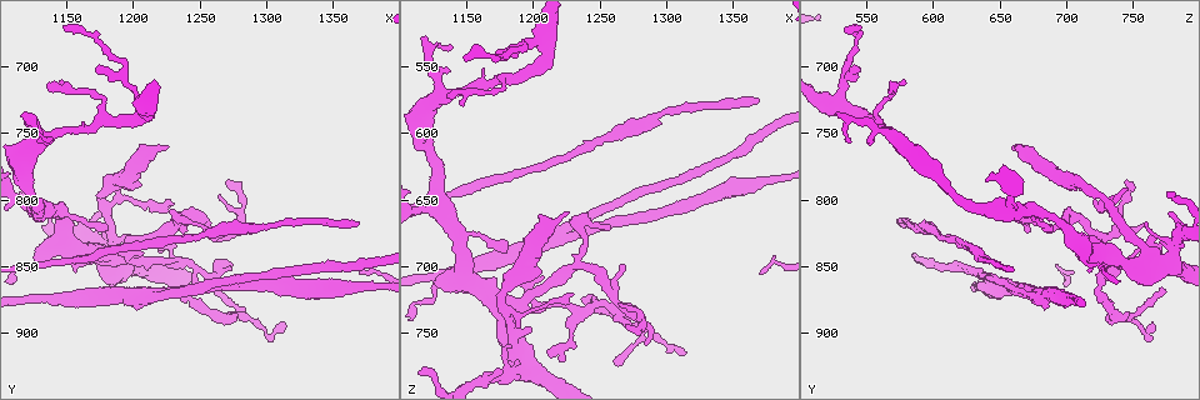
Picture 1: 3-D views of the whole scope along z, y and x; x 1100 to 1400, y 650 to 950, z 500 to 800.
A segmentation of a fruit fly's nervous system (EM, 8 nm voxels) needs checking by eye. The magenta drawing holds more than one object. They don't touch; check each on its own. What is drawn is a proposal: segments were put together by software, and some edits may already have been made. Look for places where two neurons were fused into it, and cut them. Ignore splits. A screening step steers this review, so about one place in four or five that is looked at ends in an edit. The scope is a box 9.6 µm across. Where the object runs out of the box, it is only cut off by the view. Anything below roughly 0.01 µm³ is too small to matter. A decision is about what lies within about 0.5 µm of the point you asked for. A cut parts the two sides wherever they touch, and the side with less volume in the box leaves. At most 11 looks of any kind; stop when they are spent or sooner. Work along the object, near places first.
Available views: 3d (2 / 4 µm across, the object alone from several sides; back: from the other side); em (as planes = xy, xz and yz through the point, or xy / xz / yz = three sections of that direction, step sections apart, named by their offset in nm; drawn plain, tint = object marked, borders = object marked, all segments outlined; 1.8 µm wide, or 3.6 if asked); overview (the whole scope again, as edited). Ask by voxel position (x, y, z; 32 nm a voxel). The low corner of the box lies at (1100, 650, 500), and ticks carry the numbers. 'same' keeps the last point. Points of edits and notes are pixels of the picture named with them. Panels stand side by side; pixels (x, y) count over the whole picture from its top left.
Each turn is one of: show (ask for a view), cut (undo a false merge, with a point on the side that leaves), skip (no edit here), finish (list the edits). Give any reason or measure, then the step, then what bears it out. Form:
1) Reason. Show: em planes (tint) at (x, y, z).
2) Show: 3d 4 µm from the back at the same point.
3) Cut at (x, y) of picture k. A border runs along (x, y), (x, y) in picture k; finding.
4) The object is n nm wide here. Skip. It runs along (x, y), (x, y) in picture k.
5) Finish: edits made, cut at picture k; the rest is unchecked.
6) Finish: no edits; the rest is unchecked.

Calibre changes. Show: 3d 2 µm at (1150, 832, 708).

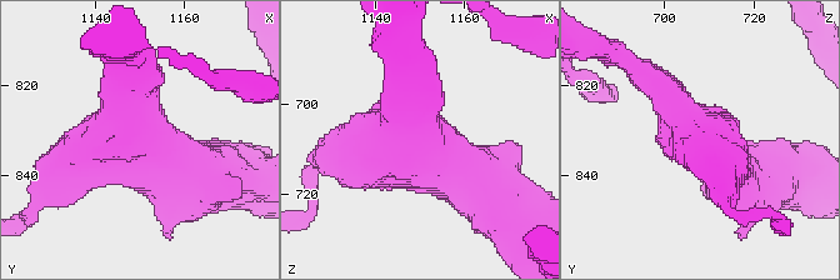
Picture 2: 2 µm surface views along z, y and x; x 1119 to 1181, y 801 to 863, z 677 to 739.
3 arms meet here; the arms are 220, 260, 400 nm wide. Show: em yz step 4 (tint) at (1150, 832, 709).

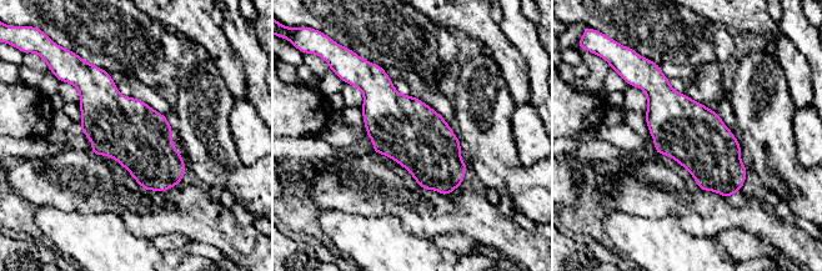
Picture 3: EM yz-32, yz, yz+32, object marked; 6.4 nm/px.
Show: em planes (tint) at the same point.

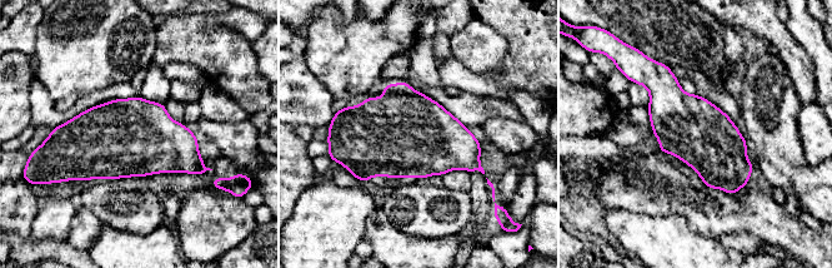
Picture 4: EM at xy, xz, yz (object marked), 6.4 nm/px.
Skip. One neuron here.

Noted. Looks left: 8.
Two arms in line, one across. Show: em yz step 8 (tint) at (1284, 886, 746).

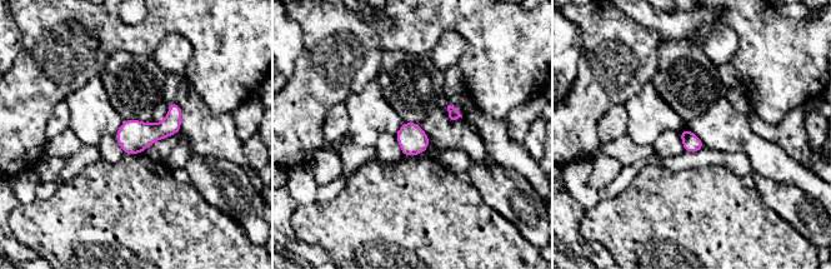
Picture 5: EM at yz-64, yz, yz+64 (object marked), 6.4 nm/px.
Show: em xy step 8 (tint) at the same point.

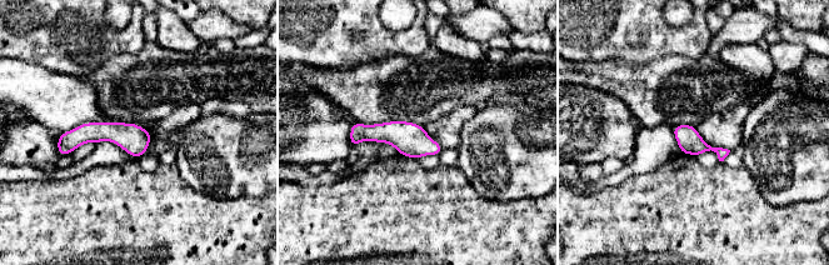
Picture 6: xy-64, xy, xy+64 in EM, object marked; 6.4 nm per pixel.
Skip. It runs along (353, 143), (398, 133), (439, 149) in picture 6; one neuron here.

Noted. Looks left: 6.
Sudden change in width. Show: 3d 2 µm at (1318, 866, 652).

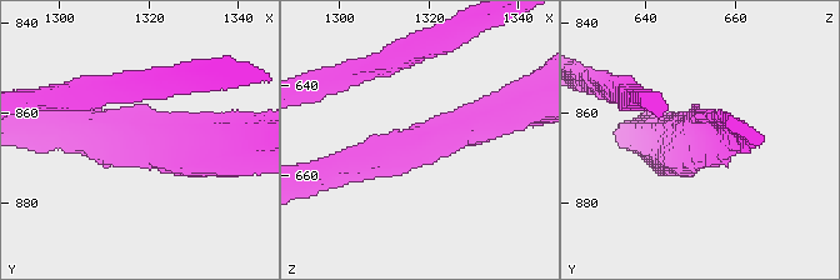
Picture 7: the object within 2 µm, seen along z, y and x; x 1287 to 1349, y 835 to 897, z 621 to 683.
Shape alone is not enough. Show: em planes (tint) at (1318, 867, 654).

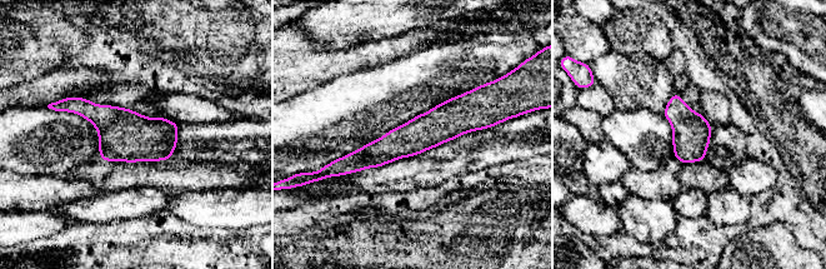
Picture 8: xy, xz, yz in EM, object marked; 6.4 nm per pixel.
Skip. It runs along (486, 124), (442, 123), (341, 160) in picture 8; one neuron here.

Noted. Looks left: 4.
Calibre changes. Show: em xz step 8 (tint) at (1182, 836, 784).

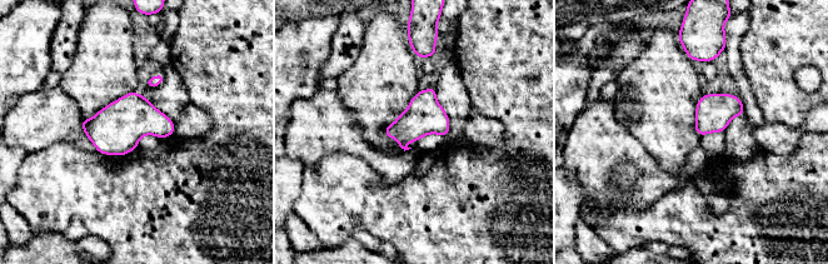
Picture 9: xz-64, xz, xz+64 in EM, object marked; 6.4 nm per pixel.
Another direction. Show: em planes (tint) at the same point.

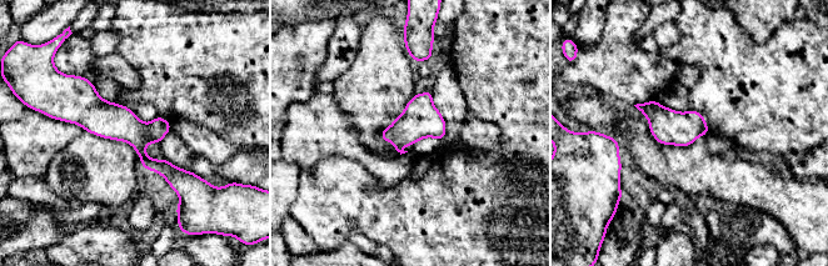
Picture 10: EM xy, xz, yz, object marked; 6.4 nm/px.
Skip. It runs along (60, 110), (115, 121), (150, 164), (191, 179) in picture 10; continuous, no second neuron.

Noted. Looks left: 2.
Sudden change in width. Show: 3d 2 µm from the back at (1176, 742, 560).

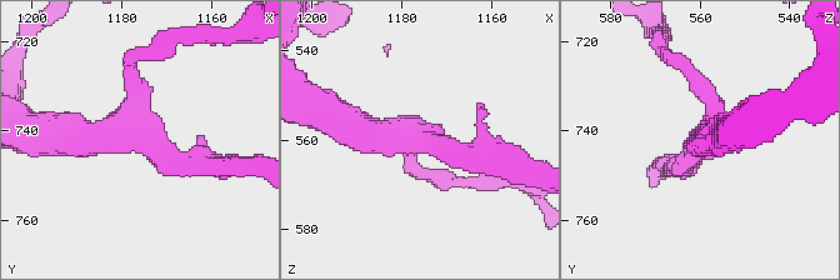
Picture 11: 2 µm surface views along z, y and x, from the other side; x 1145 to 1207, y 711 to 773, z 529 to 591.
Now the EM. Show: em planes (tint) at (1176, 743, 561).

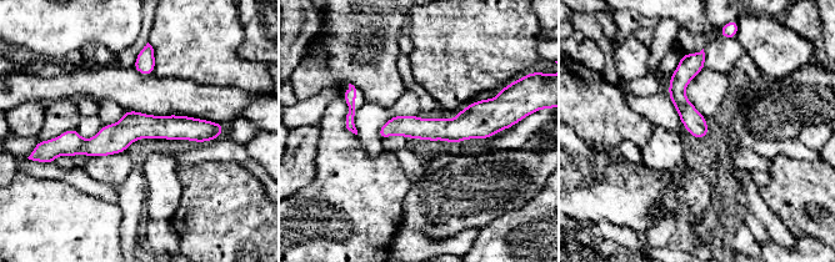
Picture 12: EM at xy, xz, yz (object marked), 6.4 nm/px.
The object is 140 nm wide here. Skip. One neuron here.

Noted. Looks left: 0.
Finish: no edits; the rest is unchecked.

